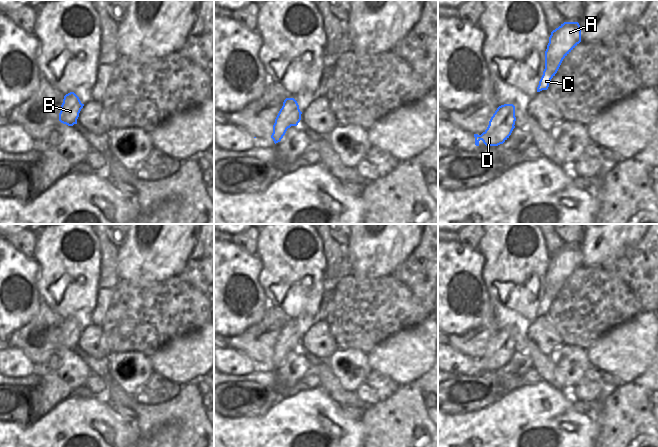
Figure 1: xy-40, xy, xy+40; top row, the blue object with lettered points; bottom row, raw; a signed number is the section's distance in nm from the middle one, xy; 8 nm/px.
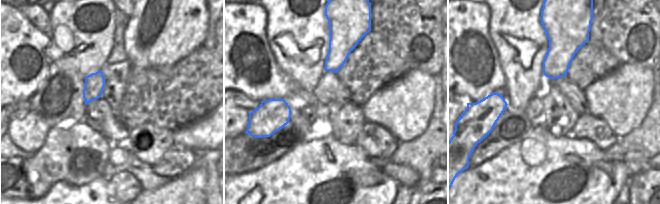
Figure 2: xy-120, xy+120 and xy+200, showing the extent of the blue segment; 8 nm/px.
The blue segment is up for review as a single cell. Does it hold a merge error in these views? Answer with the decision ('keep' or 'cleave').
cleave

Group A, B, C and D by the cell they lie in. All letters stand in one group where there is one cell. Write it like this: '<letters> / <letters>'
A C D / B

